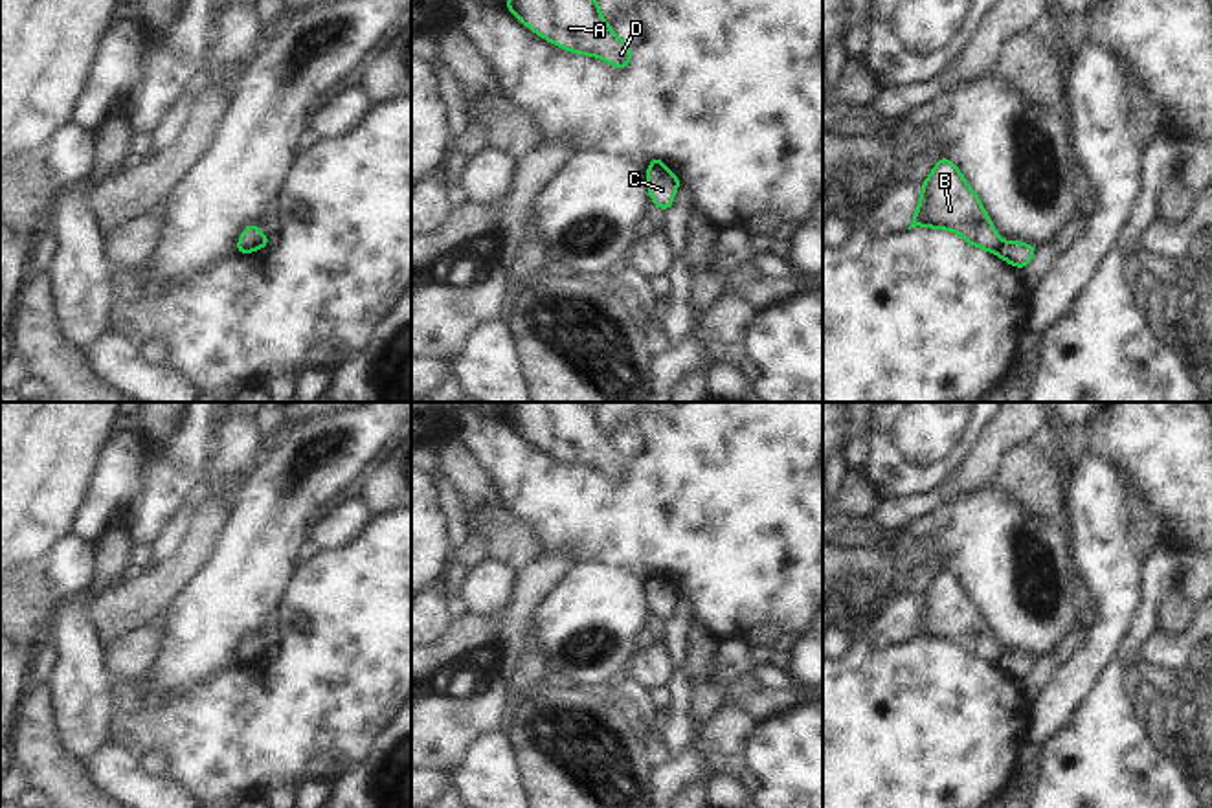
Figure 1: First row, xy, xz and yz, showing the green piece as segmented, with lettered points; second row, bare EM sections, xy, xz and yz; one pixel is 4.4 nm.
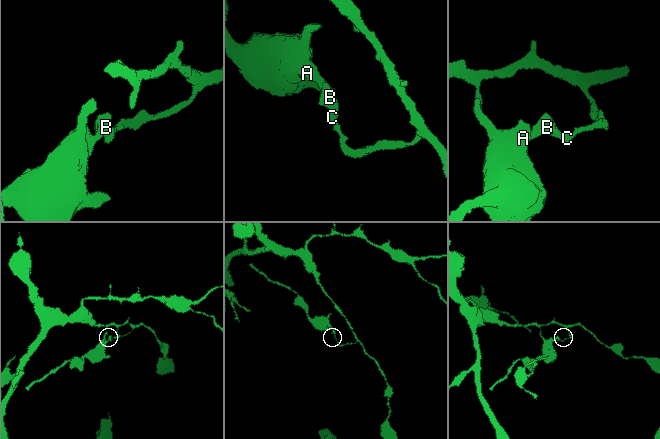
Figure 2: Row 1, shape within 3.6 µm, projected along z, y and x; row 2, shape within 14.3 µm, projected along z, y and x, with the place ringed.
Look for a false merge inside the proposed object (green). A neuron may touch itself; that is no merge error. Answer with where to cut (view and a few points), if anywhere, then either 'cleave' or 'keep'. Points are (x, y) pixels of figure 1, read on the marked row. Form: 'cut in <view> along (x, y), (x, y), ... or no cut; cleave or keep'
cut in yz along (1001, 243), (994, 252); cleave

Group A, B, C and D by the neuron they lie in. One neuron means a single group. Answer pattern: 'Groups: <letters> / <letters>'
Groups: A B D / C.

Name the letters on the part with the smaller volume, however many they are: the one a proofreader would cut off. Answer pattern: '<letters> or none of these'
A, B, D.

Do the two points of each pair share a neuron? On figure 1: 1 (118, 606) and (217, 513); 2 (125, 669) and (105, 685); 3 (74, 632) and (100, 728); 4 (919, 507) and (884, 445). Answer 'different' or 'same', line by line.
1: same
2: different
3: same
4: different

